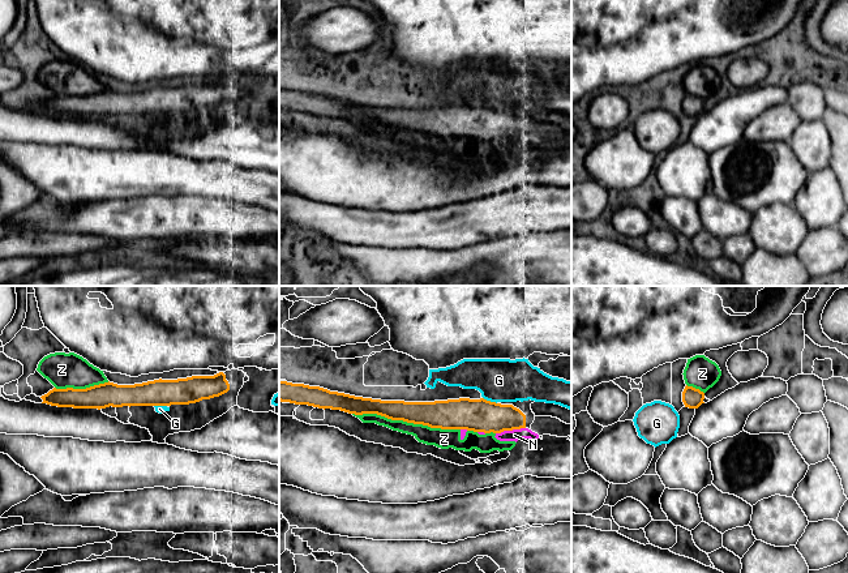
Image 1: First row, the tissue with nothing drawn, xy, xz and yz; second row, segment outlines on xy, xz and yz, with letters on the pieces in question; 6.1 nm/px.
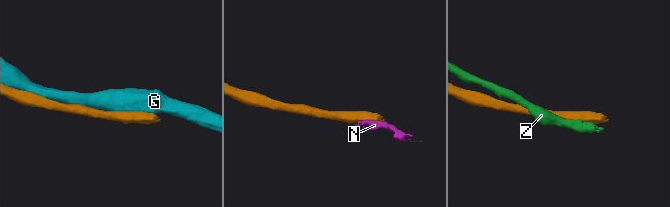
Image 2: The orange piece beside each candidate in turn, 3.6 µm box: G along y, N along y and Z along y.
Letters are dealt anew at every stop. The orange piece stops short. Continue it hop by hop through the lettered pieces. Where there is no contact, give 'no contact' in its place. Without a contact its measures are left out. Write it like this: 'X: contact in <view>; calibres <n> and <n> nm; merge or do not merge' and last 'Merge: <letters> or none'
G: contact in xz; calibres 200 and 280 nm; do not merge
N: contact in xz; calibres 200 and 70 nm; do not merge
Z: contact in xz; calibres 180 and 120 nm; do not merge
Merge: none

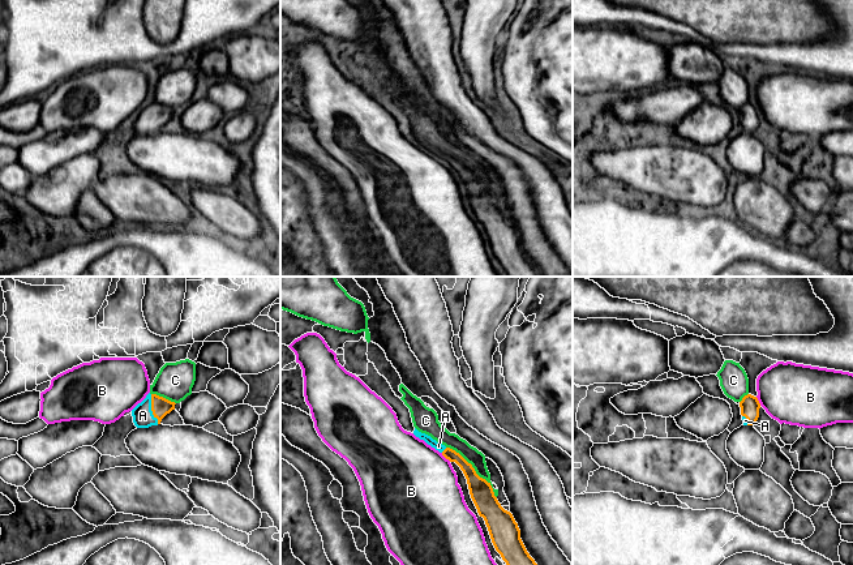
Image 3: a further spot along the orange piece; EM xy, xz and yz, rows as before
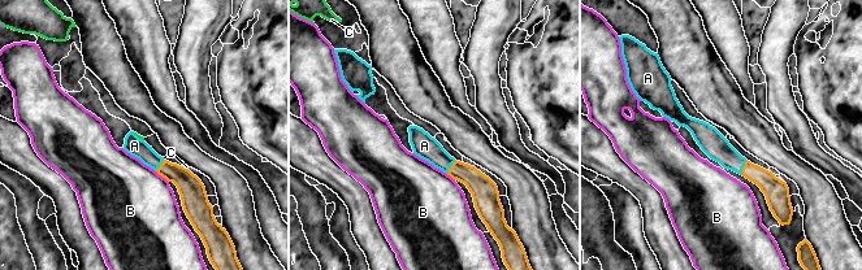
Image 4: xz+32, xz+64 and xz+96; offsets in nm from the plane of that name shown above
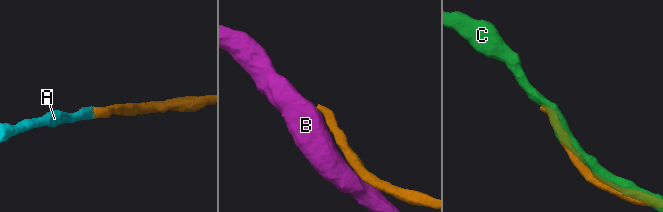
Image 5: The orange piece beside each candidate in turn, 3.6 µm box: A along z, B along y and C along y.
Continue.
A: contact in xy; calibres 120 and 130 nm; merge
B: contact in xz; calibres 110 and 500 nm; do not merge
C: contact in xz; calibres 140 and 100 nm; do not merge
Merge: A

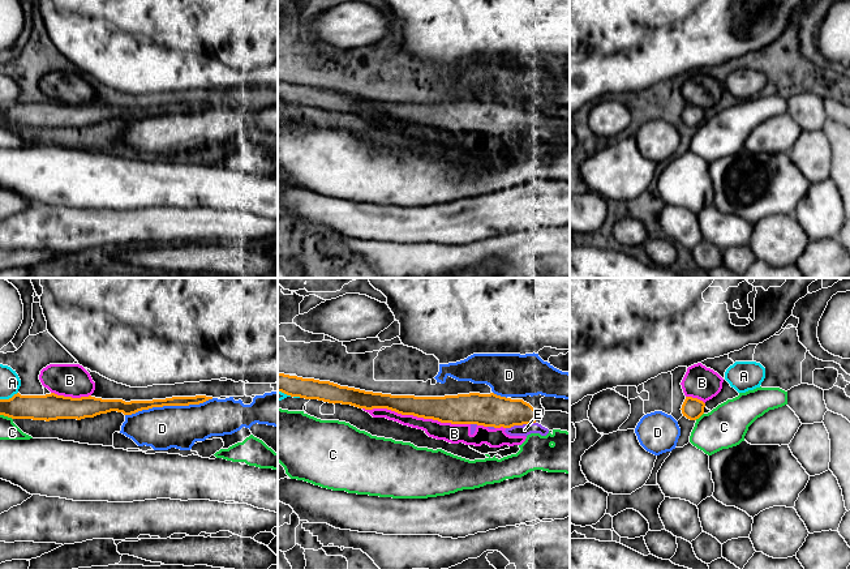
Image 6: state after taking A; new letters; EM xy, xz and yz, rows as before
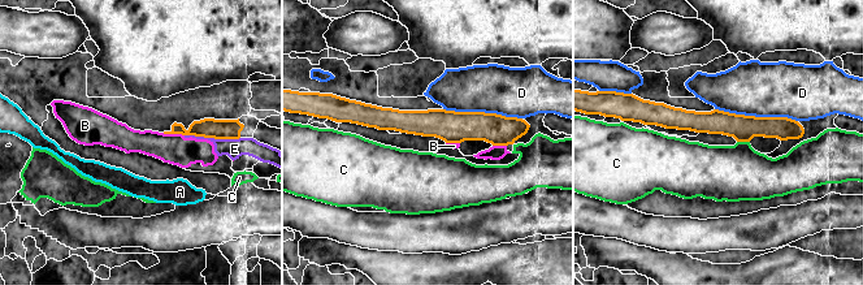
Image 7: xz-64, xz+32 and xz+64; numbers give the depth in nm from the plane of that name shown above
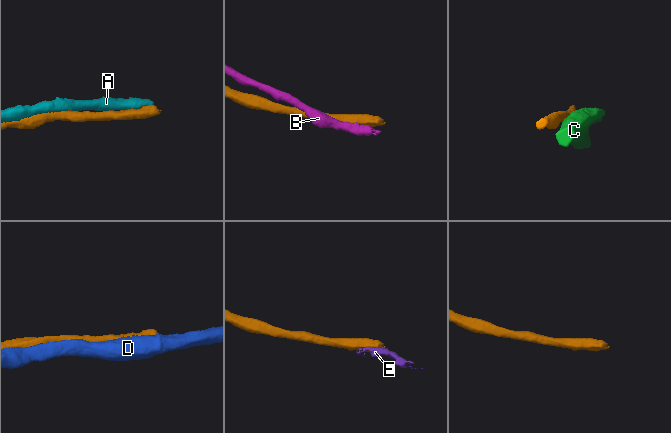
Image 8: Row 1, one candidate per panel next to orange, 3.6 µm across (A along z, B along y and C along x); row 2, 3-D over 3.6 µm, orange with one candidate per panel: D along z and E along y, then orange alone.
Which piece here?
A: contact in xy; calibres 160 and 130 nm; do not merge
B: contact in xz; calibres 180 and 120 nm; do not merge
C: contact in yz; calibres 140 and 260 nm; do not merge
D: contact in xy; calibres 80 and 260 nm; do not merge
E: contact in xz; calibres 200 and 70 nm; do not merge
Merge: none

